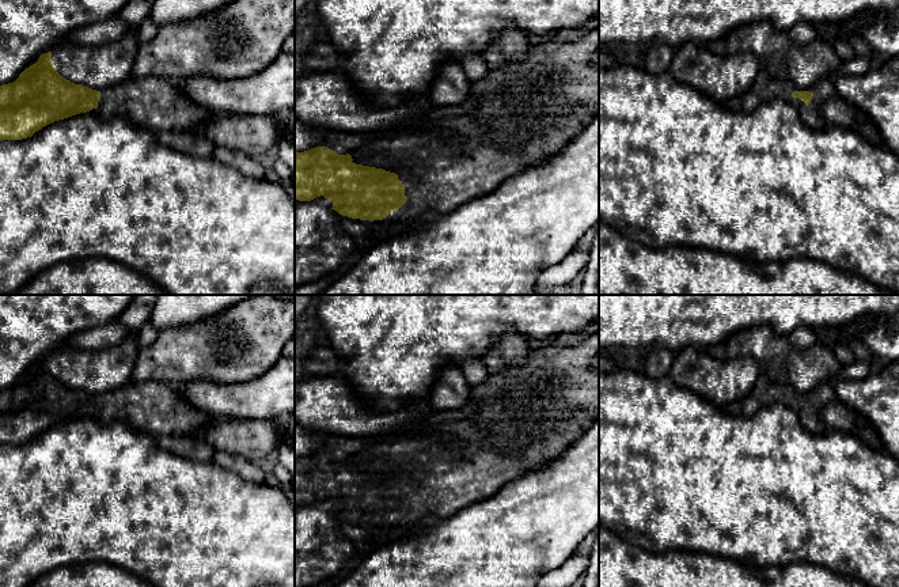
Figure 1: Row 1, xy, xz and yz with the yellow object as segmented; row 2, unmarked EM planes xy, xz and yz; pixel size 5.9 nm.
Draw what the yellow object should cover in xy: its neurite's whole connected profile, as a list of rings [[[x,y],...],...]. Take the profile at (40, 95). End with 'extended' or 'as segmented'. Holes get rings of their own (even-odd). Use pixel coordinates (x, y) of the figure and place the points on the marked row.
[[[52,52],[39,56],[19,77],[0,86],[0,141],[31,137],[43,126],[80,113],[99,107],[140,124],[152,132],[191,130],[215,114],[185,96],[179,83],[159,77],[129,76],[103,91],[75,84],[62,77],[53,65]]]; extended

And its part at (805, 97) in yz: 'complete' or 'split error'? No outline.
split error

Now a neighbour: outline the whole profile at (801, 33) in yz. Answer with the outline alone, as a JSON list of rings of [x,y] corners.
[[[799,22],[788,30],[789,38],[799,45],[813,41],[818,35],[824,34],[819,27]]]

